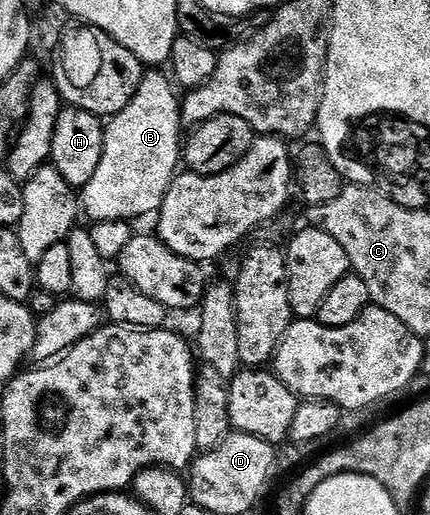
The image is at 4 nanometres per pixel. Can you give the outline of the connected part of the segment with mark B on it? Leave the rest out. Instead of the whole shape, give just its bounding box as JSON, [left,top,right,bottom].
[79,68,183,222]

